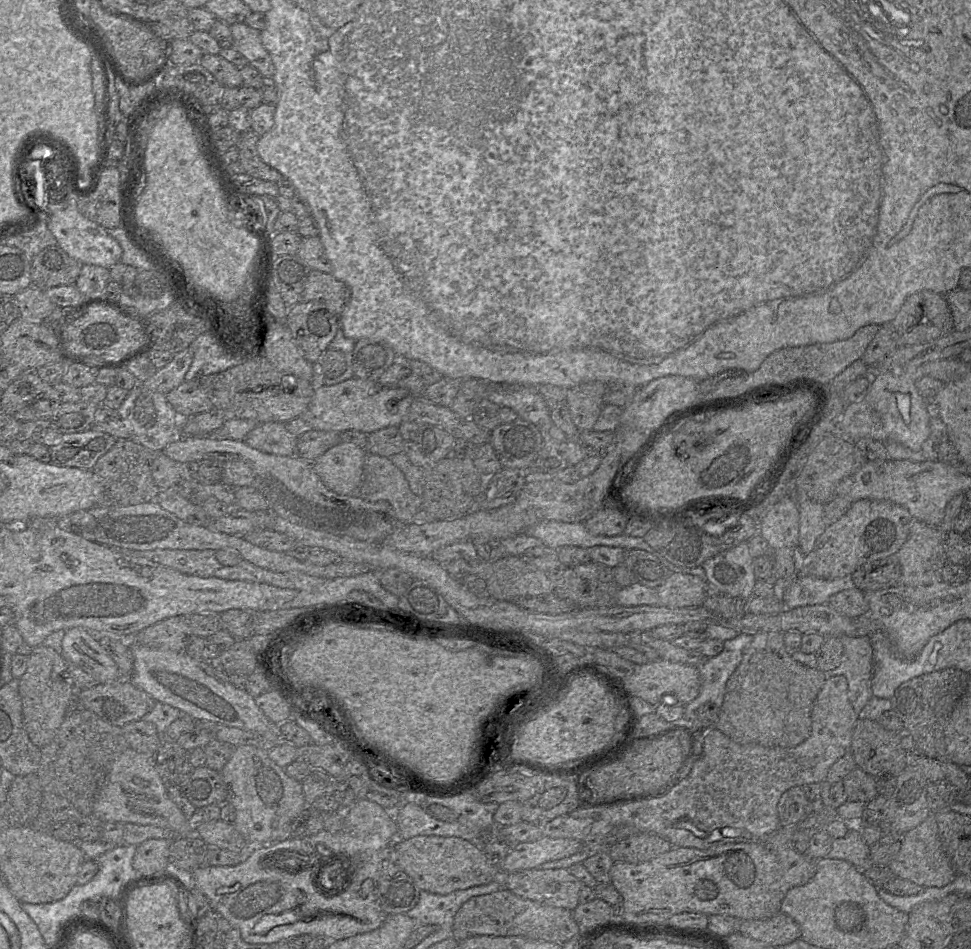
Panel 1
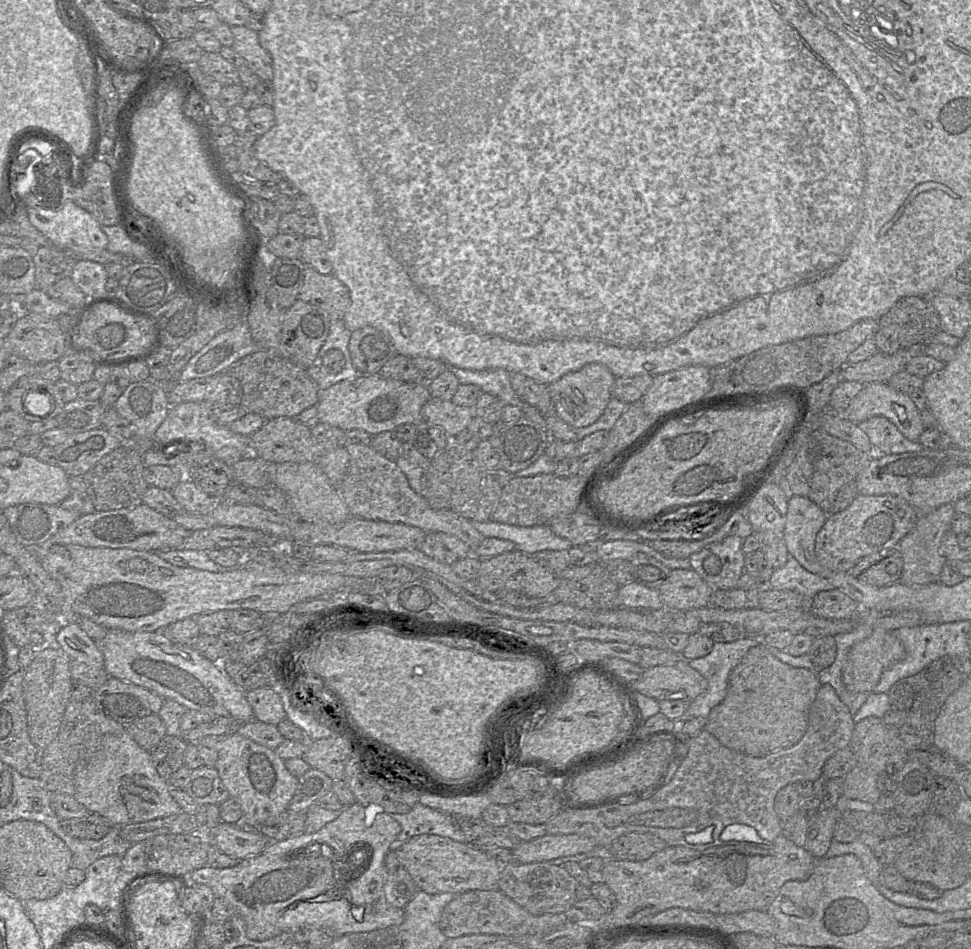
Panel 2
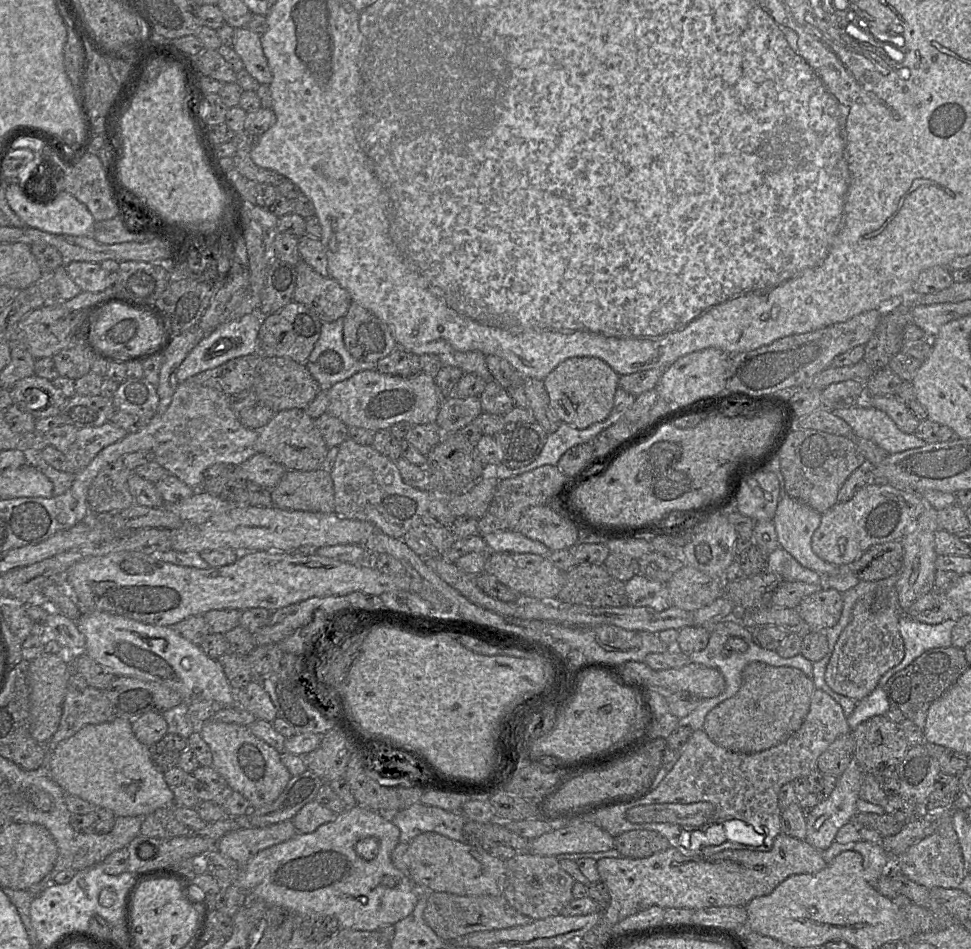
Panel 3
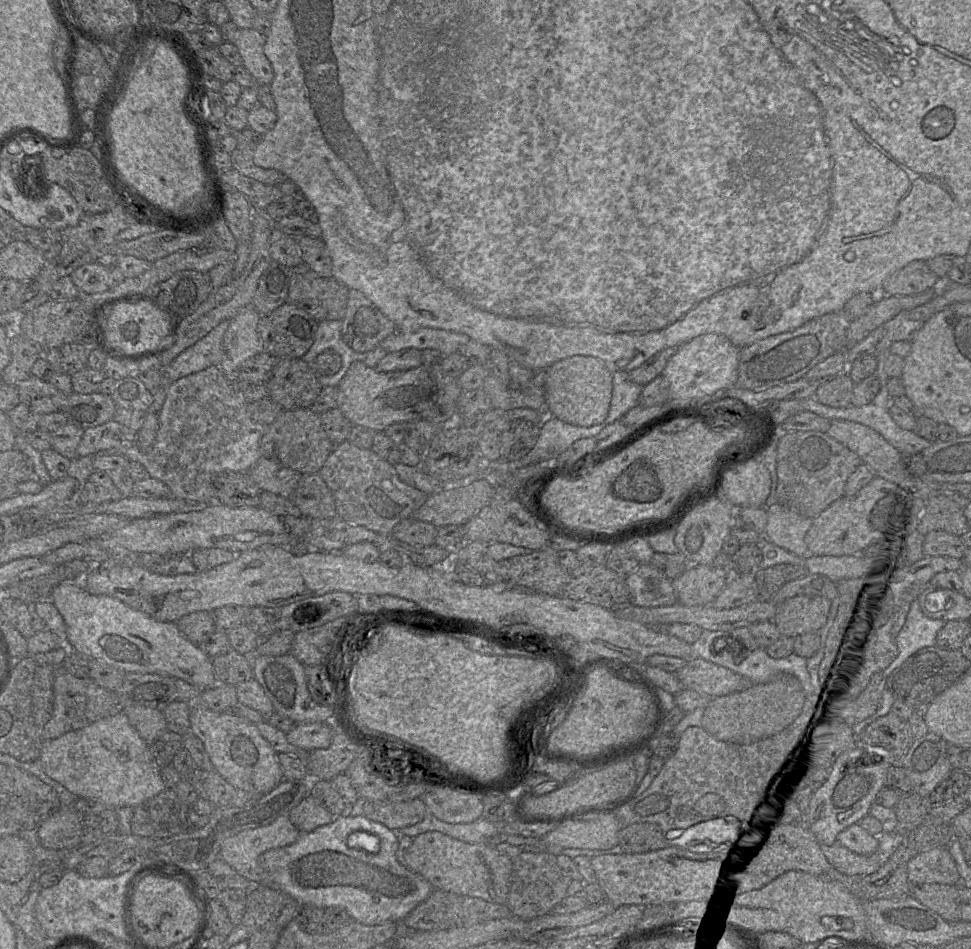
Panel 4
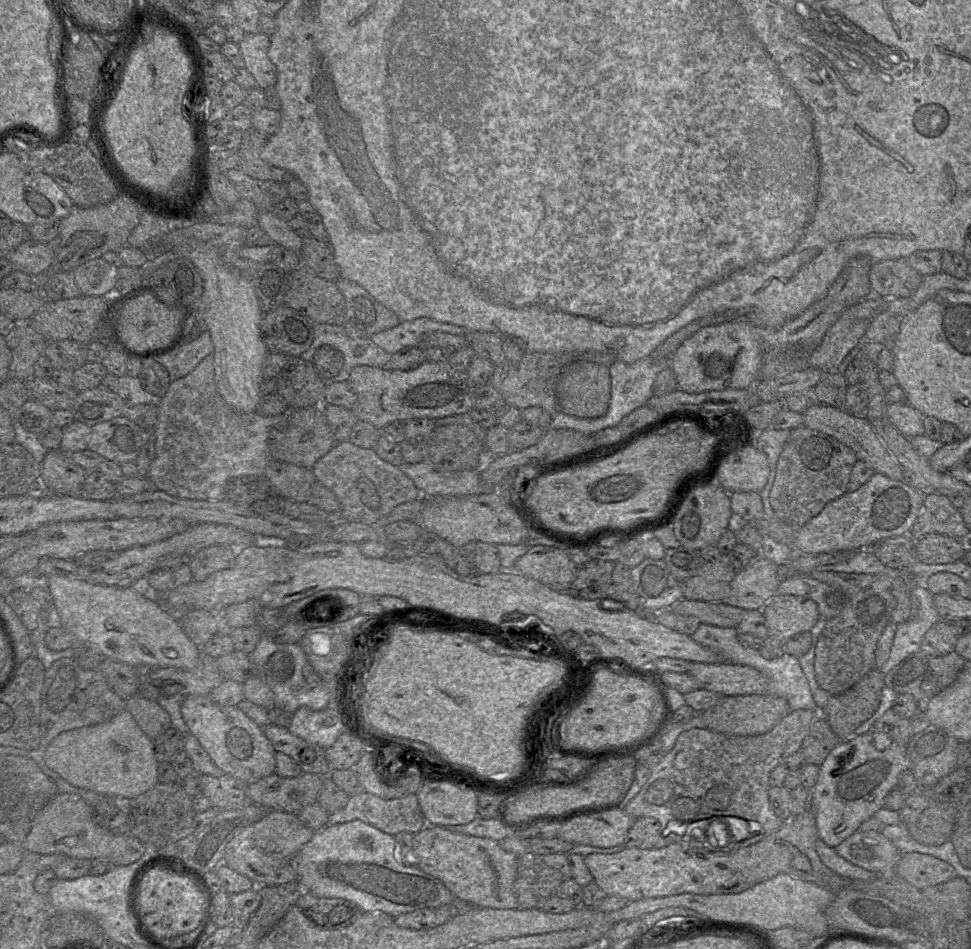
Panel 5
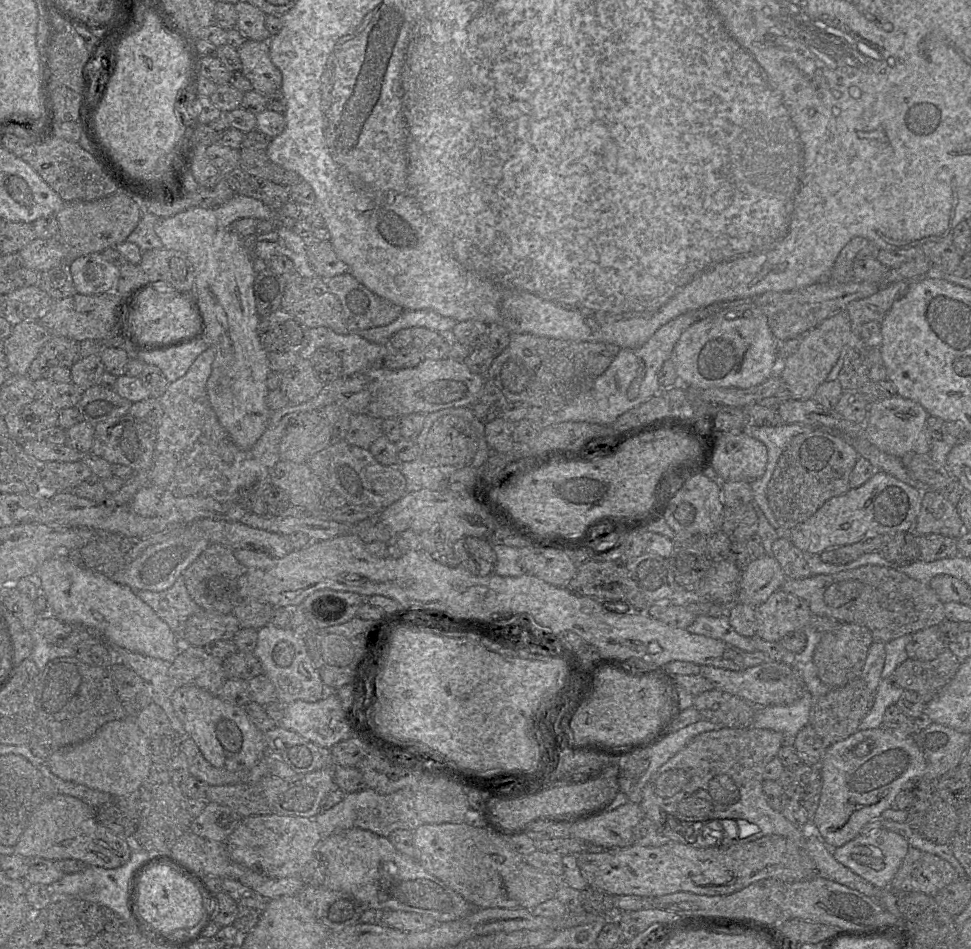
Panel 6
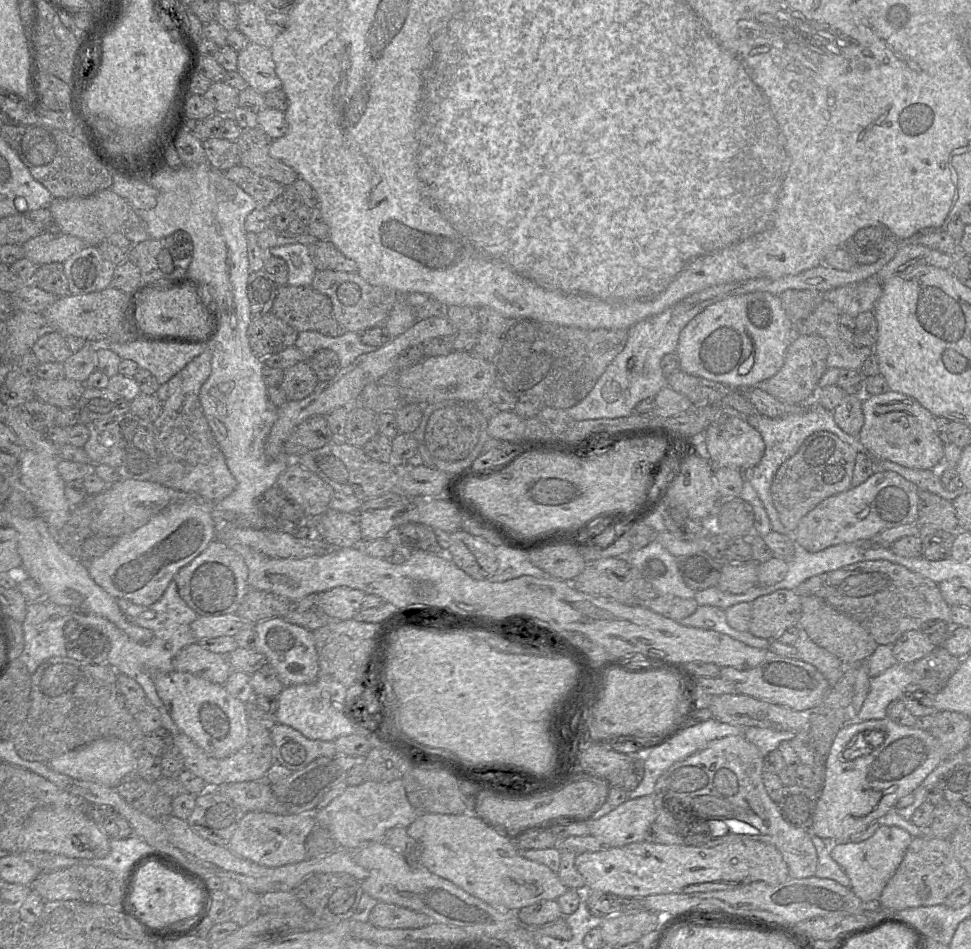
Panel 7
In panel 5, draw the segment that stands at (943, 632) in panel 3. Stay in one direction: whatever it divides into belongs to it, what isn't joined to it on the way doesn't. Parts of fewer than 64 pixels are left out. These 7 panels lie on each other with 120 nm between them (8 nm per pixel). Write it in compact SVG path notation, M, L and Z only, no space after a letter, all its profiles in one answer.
M913 587L916 615L909 621L898 624L888 660L879 669L886 675L893 667L920 650L926 632L940 617L933 604L933 594L926 587Z

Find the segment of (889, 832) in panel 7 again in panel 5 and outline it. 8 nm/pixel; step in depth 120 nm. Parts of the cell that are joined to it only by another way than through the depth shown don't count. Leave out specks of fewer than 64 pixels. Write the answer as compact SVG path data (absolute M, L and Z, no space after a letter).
M856 831L840 843L835 850L852 864L877 873L880 877L892 877L901 853L881 831Z

